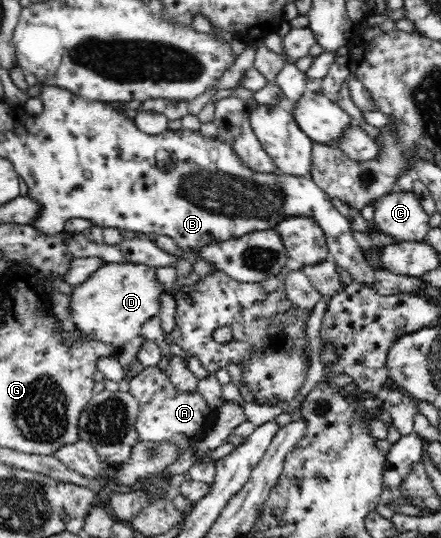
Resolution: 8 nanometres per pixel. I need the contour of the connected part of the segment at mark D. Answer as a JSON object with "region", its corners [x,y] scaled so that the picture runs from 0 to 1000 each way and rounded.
{"region":[[[240,489],[154,546],[168,613],[261,647],[320,625],[324,599],[361,584],[361,546],[370,535],[356,528],[349,496],[315,489]]]}

